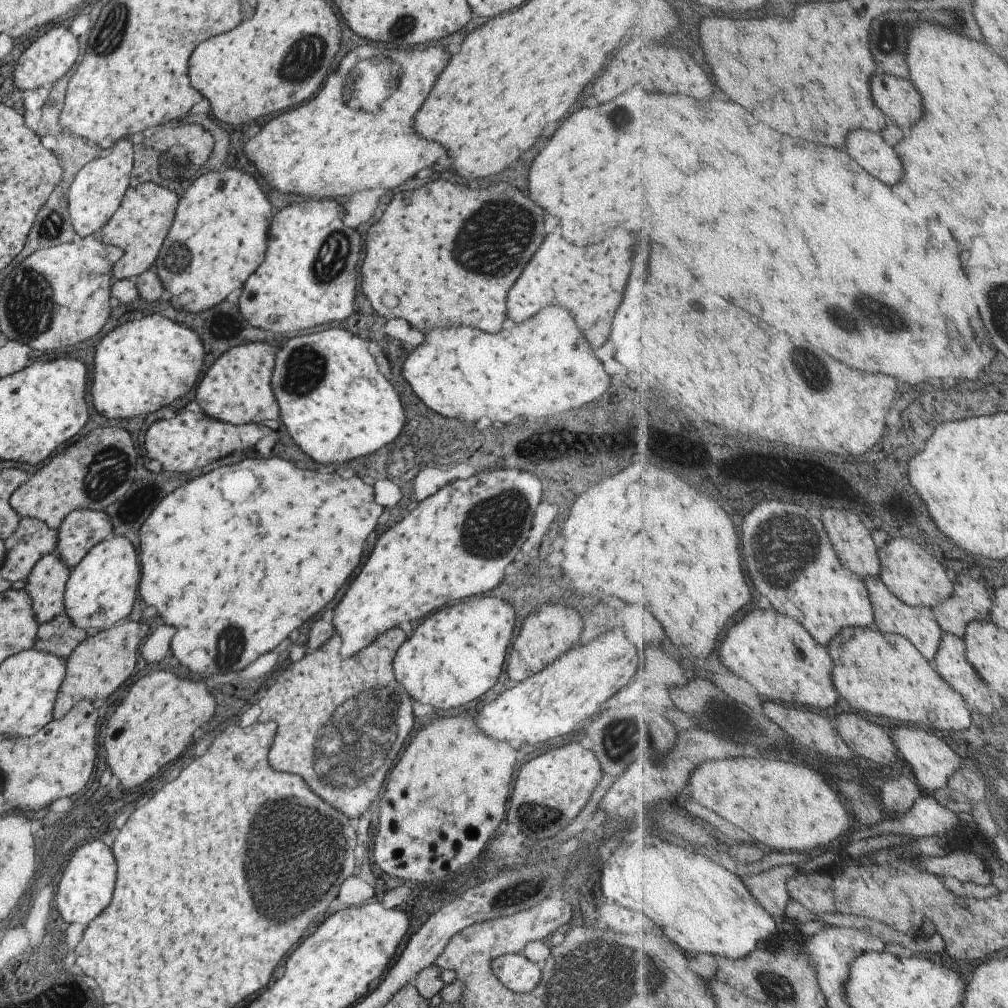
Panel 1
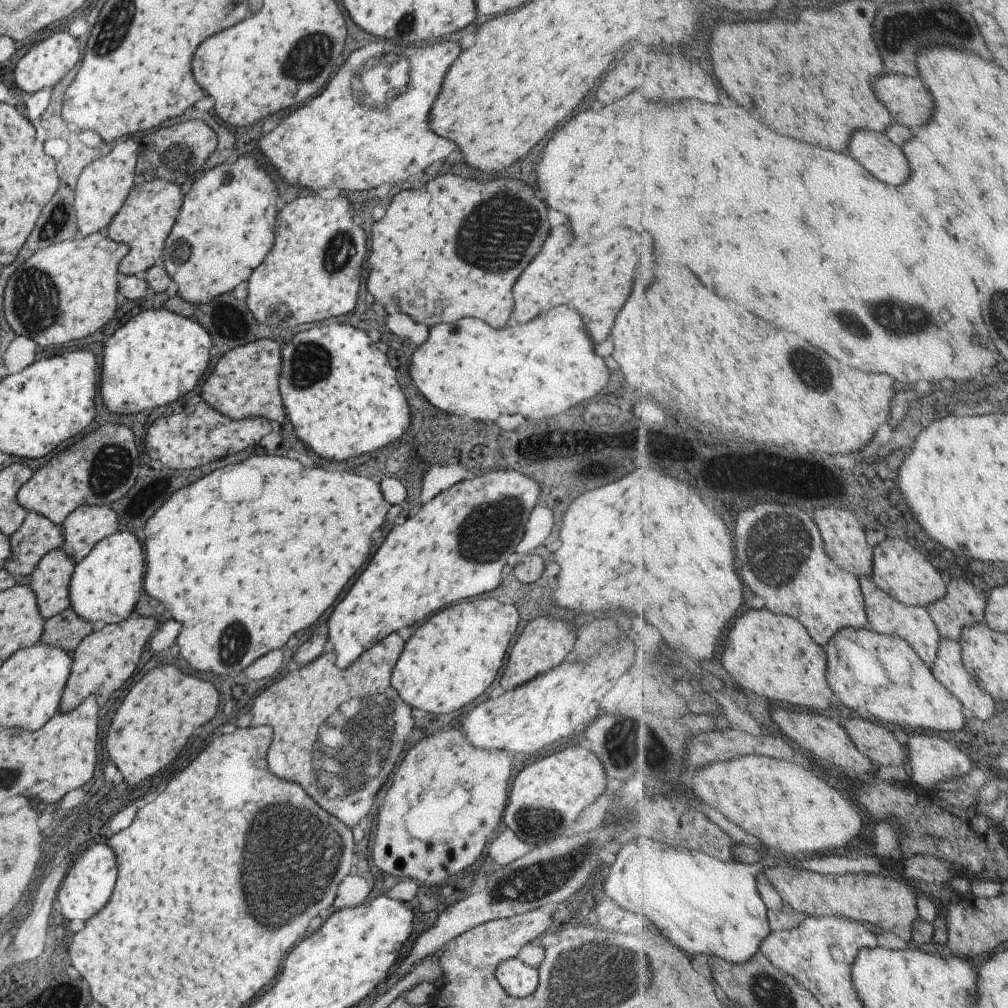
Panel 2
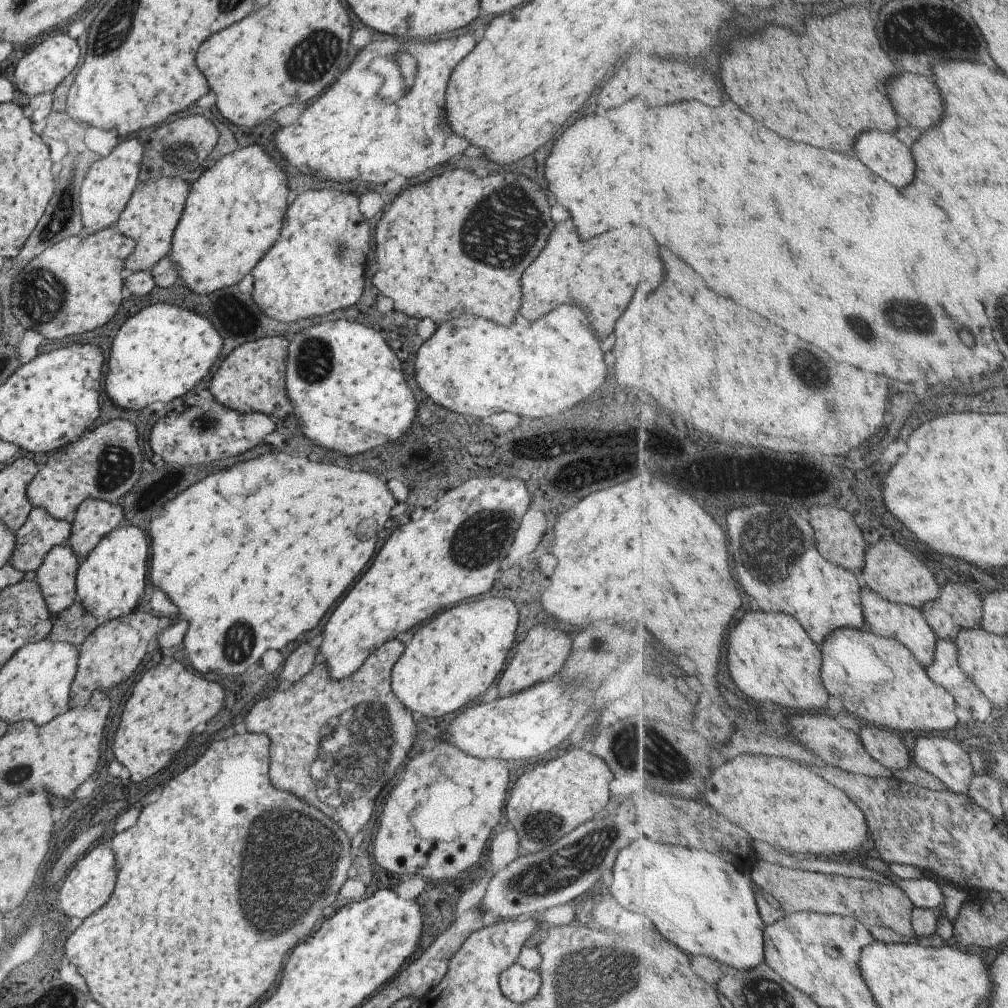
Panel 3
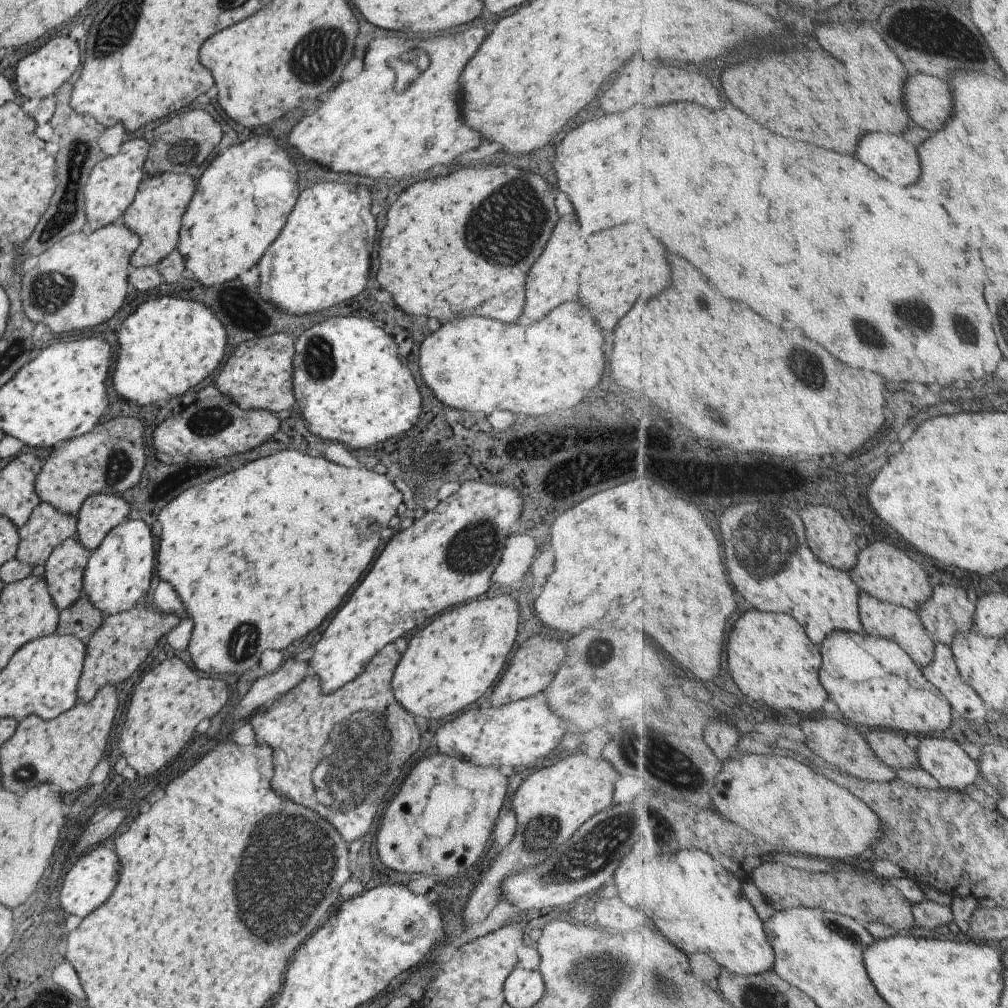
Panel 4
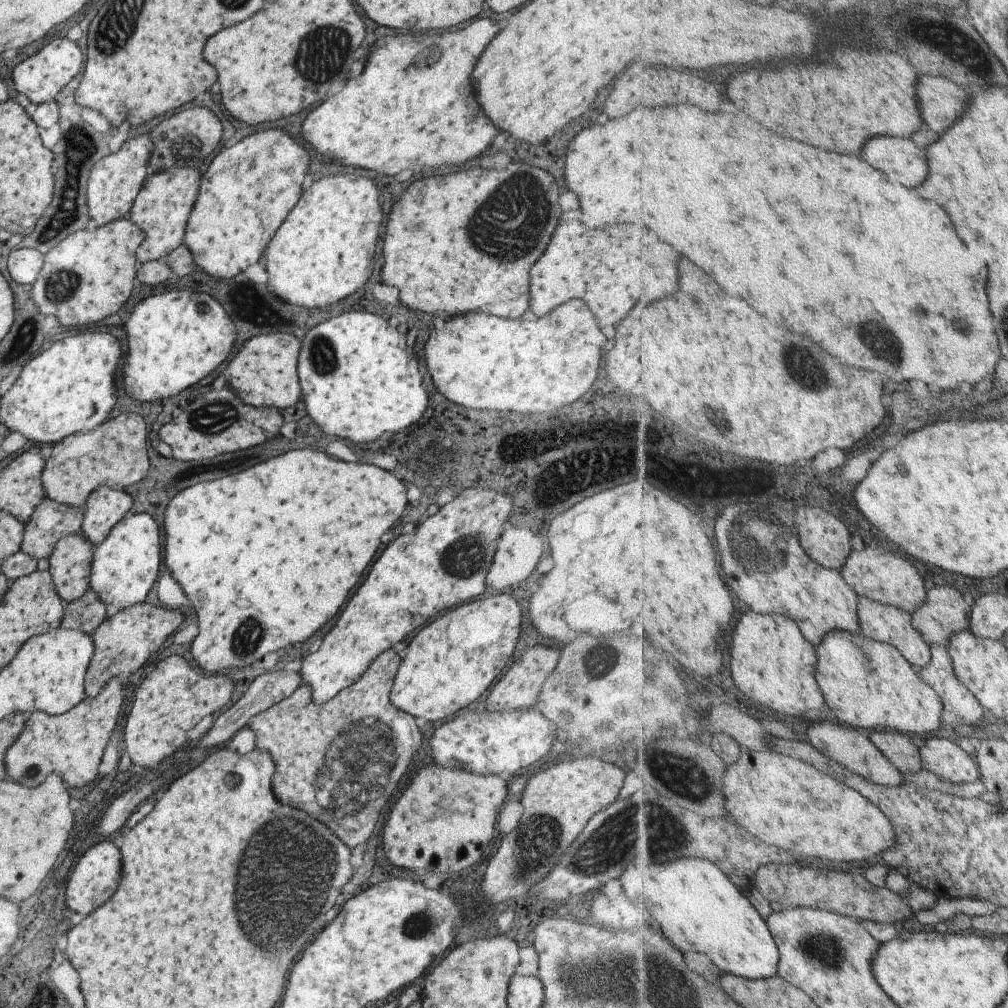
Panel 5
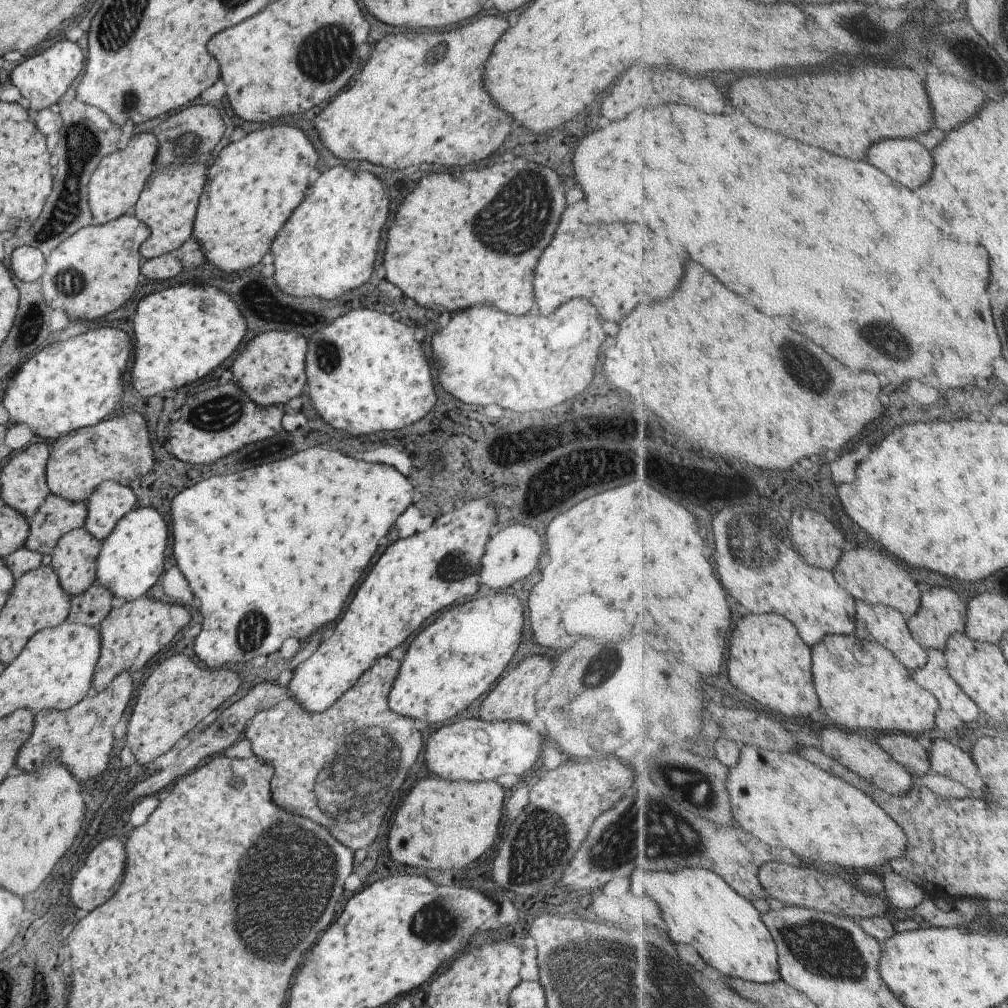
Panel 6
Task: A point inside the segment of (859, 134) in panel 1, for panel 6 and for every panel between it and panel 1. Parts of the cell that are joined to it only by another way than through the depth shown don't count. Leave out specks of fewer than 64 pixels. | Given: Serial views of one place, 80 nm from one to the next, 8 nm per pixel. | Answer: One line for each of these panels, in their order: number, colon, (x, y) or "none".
2: (886, 160)
3: (880, 150)
4: (890, 155)
5: (899, 157)
6: (908, 161)

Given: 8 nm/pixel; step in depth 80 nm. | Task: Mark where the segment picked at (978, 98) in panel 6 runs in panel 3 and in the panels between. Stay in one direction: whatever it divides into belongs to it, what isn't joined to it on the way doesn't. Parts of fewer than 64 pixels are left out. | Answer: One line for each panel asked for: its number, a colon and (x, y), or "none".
3: (918, 102)
4: (928, 98)
5: (941, 100)

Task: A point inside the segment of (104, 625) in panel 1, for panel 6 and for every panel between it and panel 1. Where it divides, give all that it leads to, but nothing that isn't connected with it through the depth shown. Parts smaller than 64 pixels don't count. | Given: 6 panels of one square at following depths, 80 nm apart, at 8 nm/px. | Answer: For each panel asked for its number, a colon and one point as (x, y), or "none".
2: (103, 589)
3: (109, 582)
4: (116, 577)
5: (123, 567)
6: (131, 558)

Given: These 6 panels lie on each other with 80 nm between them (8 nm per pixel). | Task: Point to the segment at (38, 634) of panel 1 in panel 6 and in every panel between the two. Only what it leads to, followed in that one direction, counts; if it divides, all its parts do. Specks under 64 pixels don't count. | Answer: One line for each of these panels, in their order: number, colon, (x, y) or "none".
2: (64, 630)
3: (72, 625)
4: (79, 620)
5: (86, 613)
6: (90, 607)

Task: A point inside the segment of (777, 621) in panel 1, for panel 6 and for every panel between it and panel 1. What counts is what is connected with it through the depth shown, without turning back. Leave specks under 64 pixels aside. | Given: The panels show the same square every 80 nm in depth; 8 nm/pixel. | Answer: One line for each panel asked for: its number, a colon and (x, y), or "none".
2: (773, 656)
3: (771, 657)
4: (773, 660)
5: (773, 663)
6: (777, 666)

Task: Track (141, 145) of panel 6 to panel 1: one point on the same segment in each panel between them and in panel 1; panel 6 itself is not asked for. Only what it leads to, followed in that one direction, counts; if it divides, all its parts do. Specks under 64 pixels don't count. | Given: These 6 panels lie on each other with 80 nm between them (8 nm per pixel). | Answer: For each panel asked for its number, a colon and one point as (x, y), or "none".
1: (96, 191)
2: (100, 189)
3: (105, 188)
4: (111, 184)
5: (113, 183)

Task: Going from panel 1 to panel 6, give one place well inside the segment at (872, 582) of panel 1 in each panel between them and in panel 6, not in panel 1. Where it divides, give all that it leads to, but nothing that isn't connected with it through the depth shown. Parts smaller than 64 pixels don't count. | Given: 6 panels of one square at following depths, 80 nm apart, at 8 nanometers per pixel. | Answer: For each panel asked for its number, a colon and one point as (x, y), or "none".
2: (888, 616)
3: (905, 622)
4: (902, 624)
5: (895, 626)
6: (890, 627)

